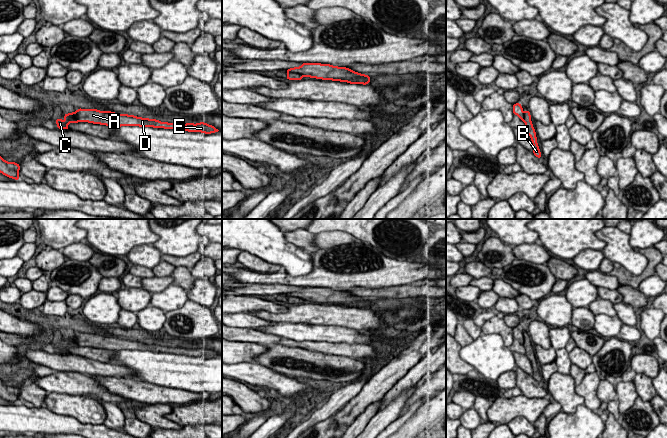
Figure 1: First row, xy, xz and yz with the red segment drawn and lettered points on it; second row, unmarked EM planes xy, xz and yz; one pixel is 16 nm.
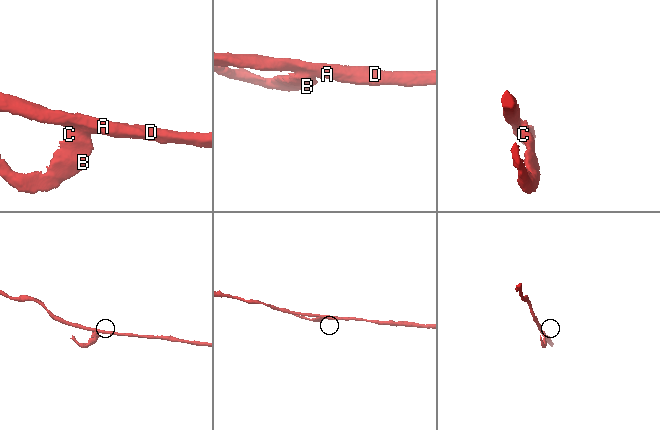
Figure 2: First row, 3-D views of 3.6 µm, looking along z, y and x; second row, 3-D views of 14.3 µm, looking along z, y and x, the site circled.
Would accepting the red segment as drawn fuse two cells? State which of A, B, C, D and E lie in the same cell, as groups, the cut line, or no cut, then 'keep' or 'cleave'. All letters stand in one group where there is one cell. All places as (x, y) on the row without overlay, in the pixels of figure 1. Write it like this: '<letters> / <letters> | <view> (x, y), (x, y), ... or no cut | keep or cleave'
A D E / B C | xz (288, 296), (298, 296), (303, 300) | cleave

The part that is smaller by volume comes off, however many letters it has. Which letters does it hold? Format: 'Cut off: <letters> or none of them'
Cut off: B, C

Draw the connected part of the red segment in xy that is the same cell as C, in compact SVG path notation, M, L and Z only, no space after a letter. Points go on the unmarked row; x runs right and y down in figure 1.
M76 336L64 338L64 345L61 342L56 343L56 349L58 350L57 352L68 354L69 347L78 347L78 344L75 342L75 338Z

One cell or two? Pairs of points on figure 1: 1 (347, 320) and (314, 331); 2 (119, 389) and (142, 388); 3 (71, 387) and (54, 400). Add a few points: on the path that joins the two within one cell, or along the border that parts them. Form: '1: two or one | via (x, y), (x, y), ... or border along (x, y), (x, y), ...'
1: two | border along (308, 323), (339, 325), (354, 329)
2: one | via (125, 389), (136, 389)
3: two | border along (47, 393), (54, 392), (84, 396)

